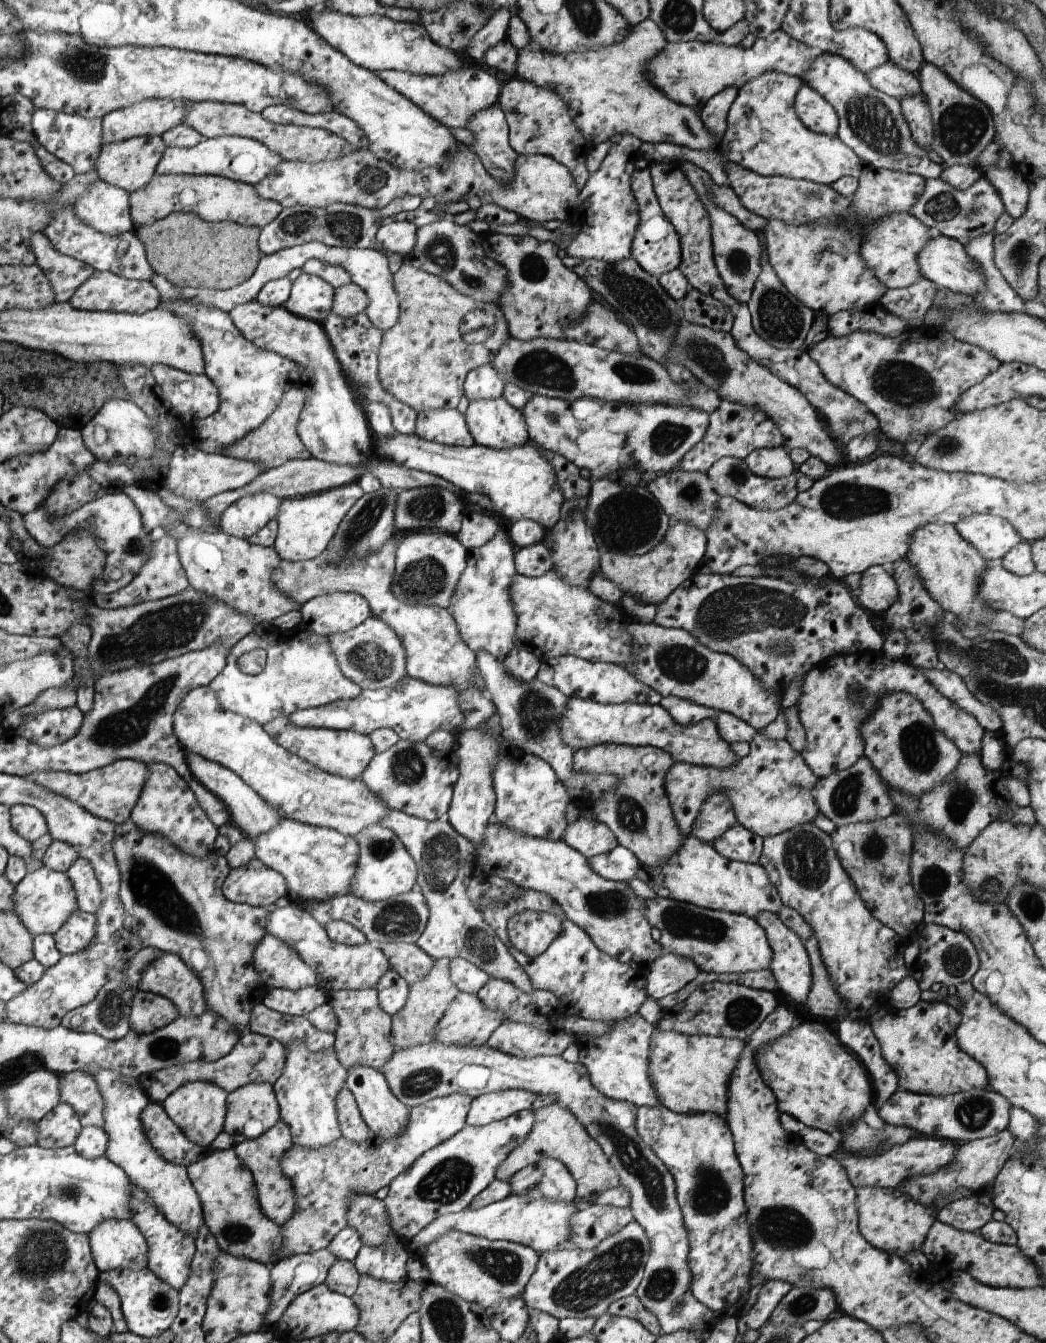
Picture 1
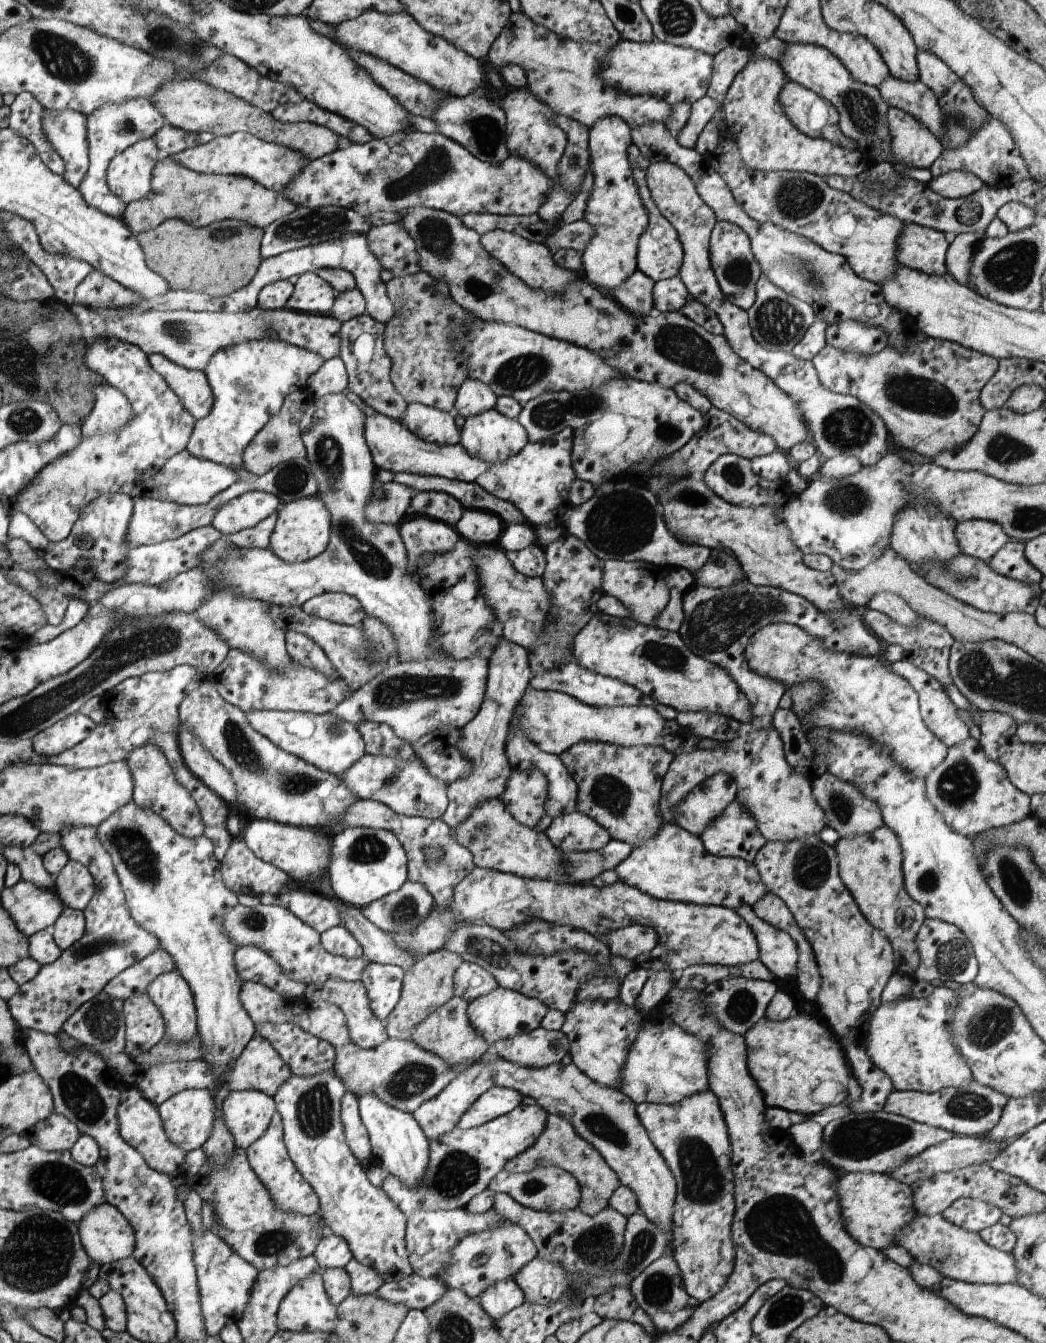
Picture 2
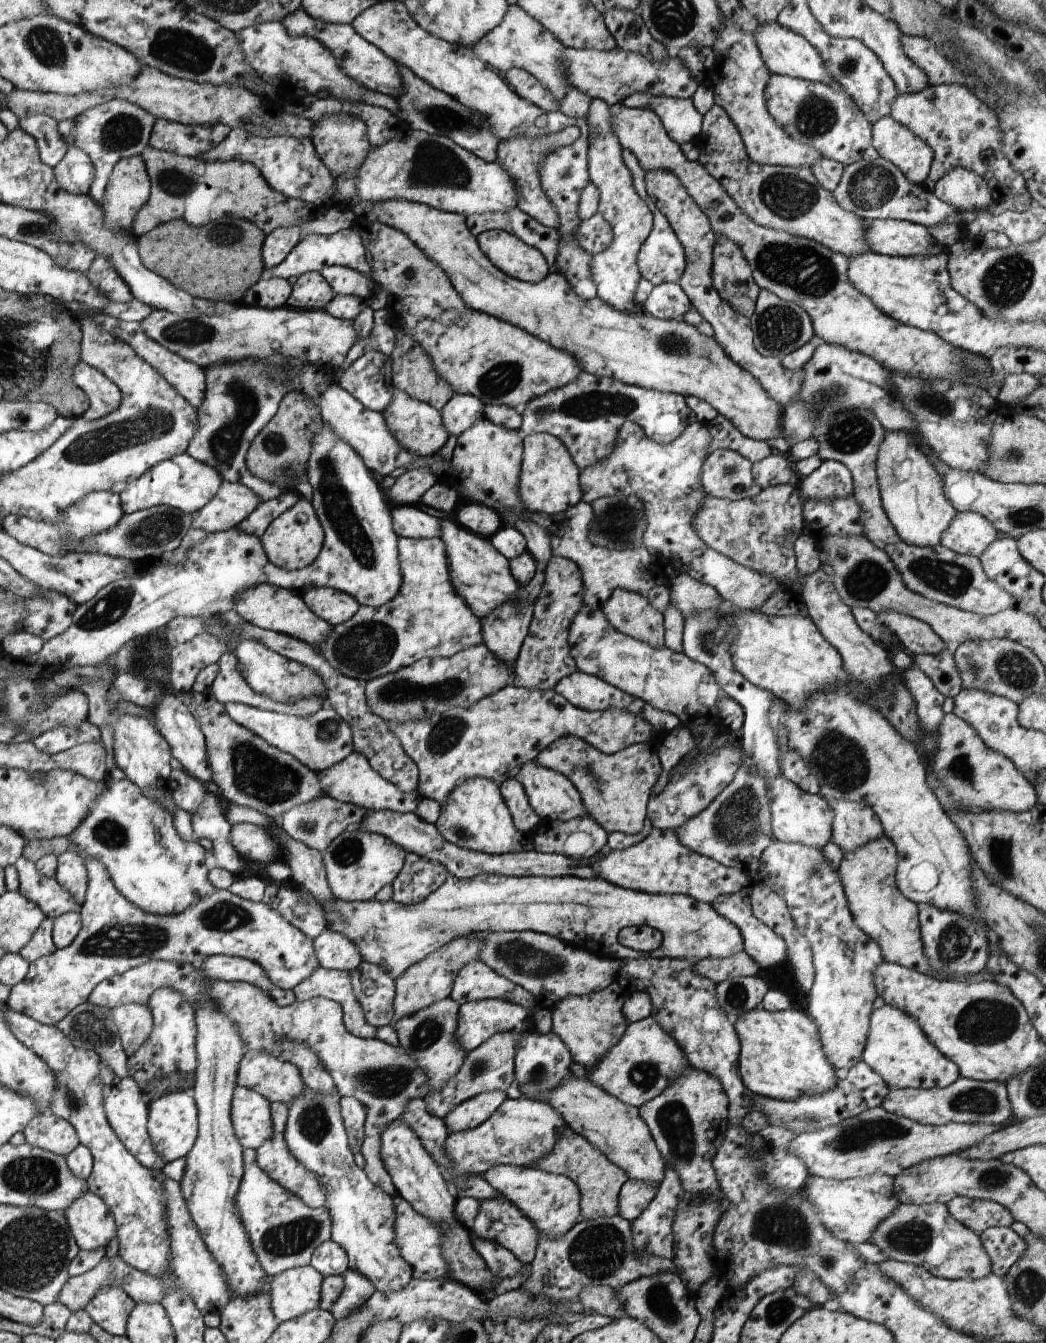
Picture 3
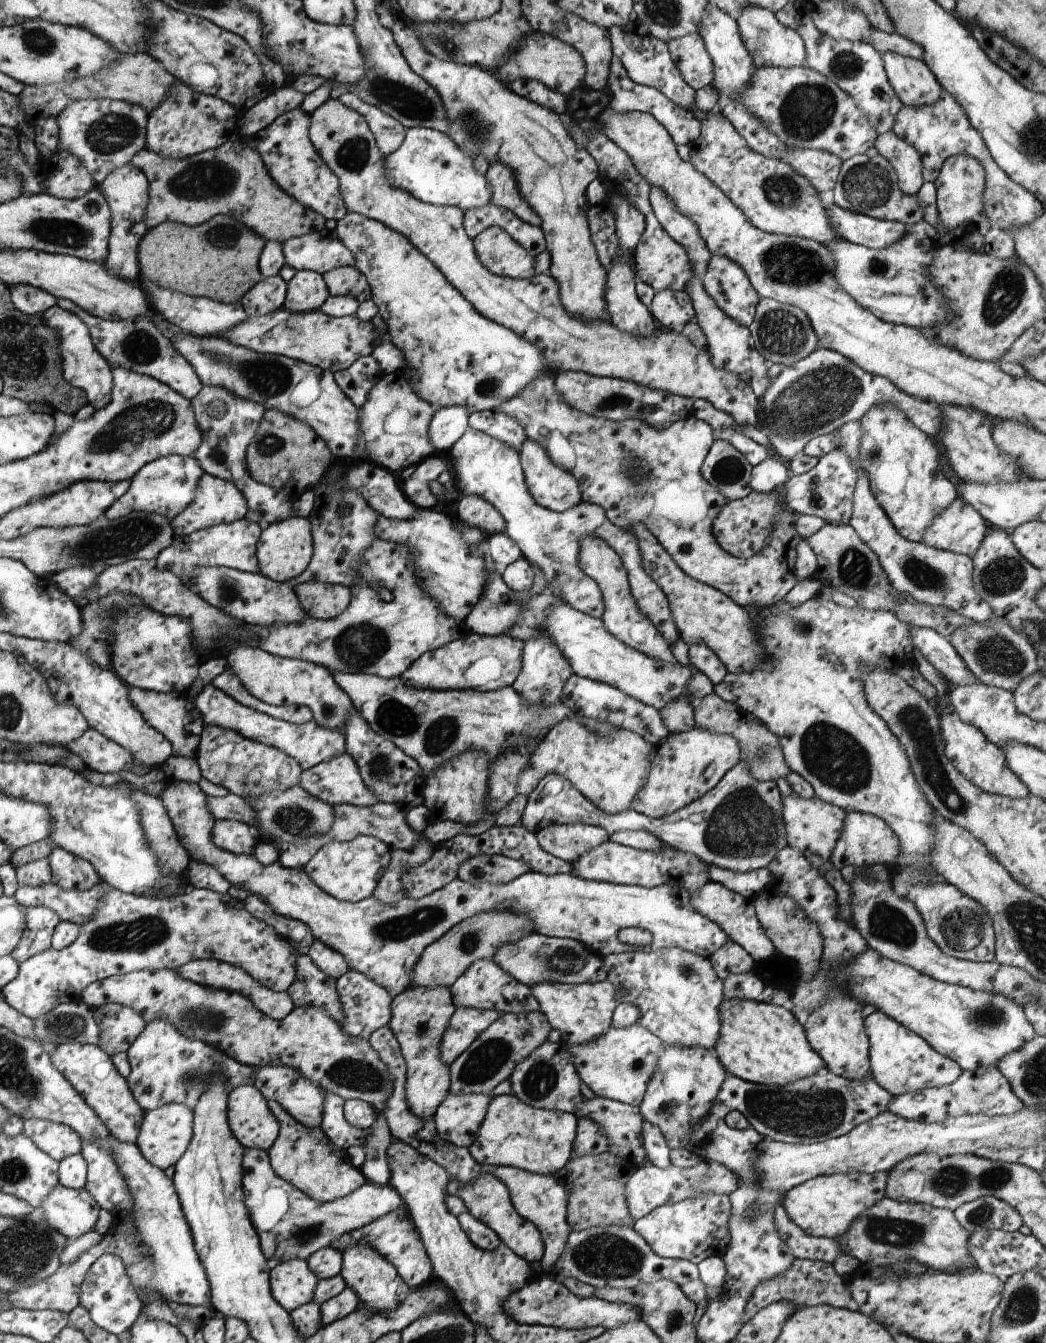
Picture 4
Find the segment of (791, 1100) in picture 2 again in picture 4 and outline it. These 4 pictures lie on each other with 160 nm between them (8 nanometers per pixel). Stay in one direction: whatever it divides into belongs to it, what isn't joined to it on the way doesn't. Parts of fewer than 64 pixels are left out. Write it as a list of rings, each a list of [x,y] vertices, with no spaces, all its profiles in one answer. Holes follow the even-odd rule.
[[[722,999],[718,1013],[720,1029],[712,1052],[729,1074],[747,1082],[783,1086],[824,1067],[790,1010],[757,1000]]]

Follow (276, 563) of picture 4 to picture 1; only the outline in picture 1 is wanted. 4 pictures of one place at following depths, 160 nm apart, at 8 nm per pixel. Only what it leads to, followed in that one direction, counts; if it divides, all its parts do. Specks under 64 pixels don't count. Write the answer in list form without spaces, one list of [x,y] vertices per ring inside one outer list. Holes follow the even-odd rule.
[[[356,482],[332,488],[322,493],[309,496],[283,499],[279,503],[278,513],[274,520],[277,523],[273,548],[280,560],[291,562],[312,559],[323,553],[339,528],[344,514],[359,500],[363,494]]]

